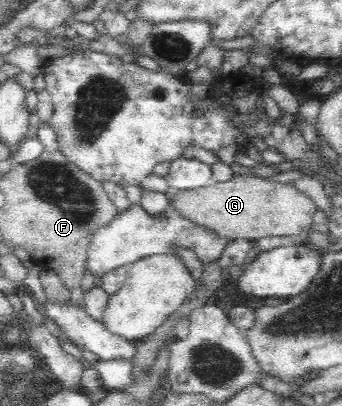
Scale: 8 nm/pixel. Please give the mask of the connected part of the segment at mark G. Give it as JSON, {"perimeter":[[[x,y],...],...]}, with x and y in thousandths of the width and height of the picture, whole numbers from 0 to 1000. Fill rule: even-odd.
{"perimeter":[[[687,431],[675,443],[629,448],[582,470],[515,470],[488,461],[482,483],[512,507],[518,527],[684,591],[749,594],[772,581],[836,589],[901,567],[930,520],[921,495],[868,466],[860,448],[825,451],[746,431]]]}

